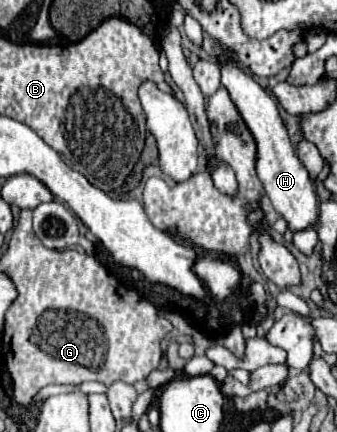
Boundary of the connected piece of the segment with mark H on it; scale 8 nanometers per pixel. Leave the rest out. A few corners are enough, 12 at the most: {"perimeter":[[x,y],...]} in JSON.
{"perimeter":[[219,47],[221,83],[255,139],[257,177],[291,231],[315,187],[275,97]]}

